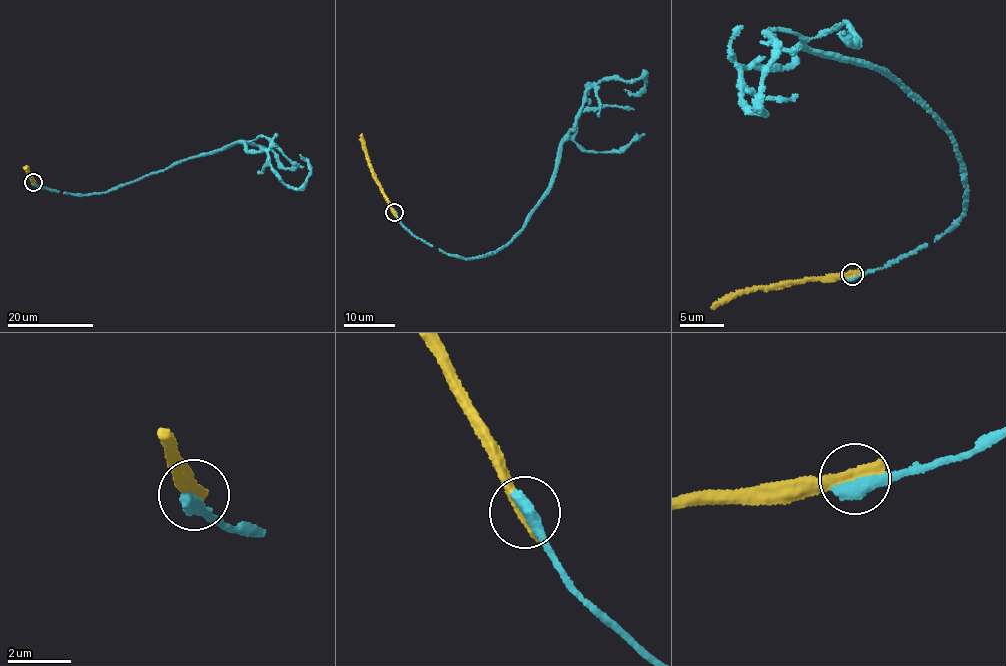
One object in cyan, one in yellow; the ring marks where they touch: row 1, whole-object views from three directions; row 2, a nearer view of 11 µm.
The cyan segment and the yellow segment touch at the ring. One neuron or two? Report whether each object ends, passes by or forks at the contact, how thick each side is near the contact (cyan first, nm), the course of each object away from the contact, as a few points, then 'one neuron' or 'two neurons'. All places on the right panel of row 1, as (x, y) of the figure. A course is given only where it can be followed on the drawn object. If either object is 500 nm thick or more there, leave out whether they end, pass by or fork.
500/500 nm | cyan via (852, 273), (964, 213), (965, 169), (896, 81), (802, 46), (742, 70), (752, 110), (760, 42) | yellow via (851, 273), (762, 285), (711, 307) | two neurons

